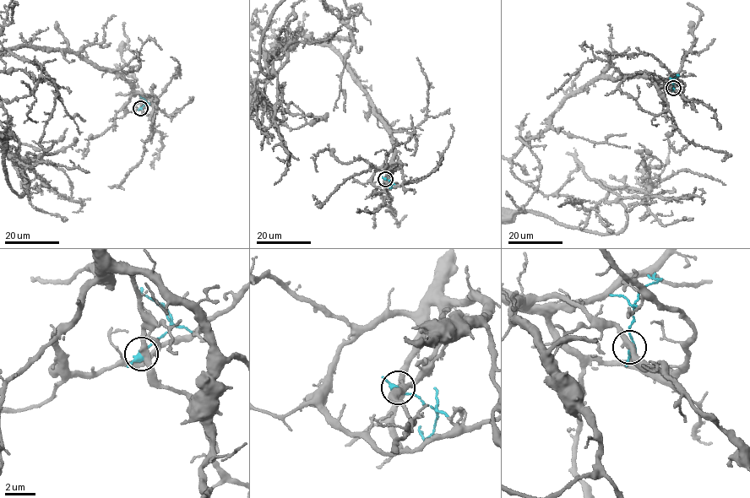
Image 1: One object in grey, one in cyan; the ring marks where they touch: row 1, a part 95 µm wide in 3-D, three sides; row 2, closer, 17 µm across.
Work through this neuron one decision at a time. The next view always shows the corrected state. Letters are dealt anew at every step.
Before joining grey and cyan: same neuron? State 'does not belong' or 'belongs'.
does not belong

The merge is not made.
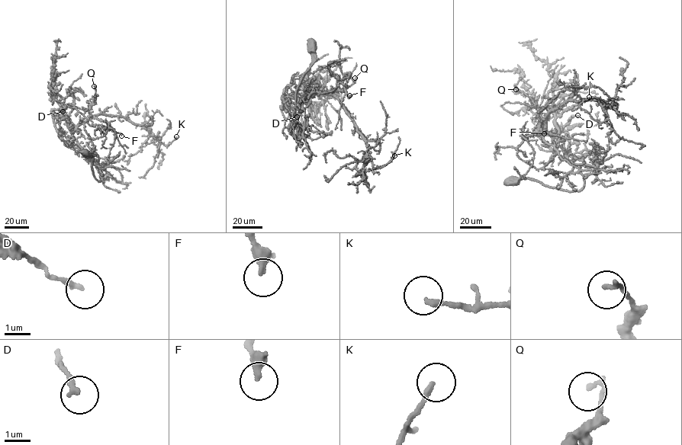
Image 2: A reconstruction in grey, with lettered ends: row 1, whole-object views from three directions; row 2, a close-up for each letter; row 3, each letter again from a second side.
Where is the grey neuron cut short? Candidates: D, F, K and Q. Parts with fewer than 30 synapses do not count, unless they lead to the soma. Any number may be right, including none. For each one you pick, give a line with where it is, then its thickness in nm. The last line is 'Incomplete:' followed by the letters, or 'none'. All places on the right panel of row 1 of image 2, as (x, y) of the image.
Incomplete: none

